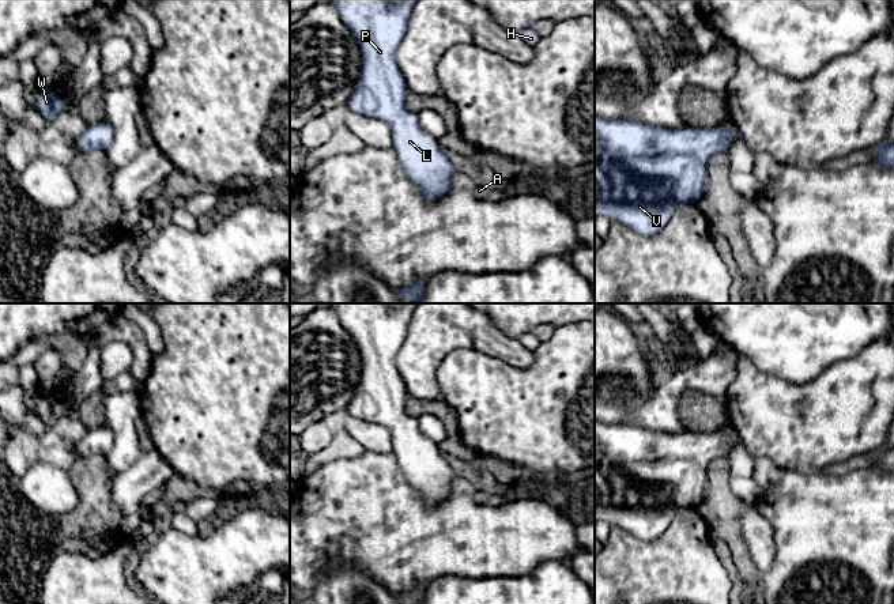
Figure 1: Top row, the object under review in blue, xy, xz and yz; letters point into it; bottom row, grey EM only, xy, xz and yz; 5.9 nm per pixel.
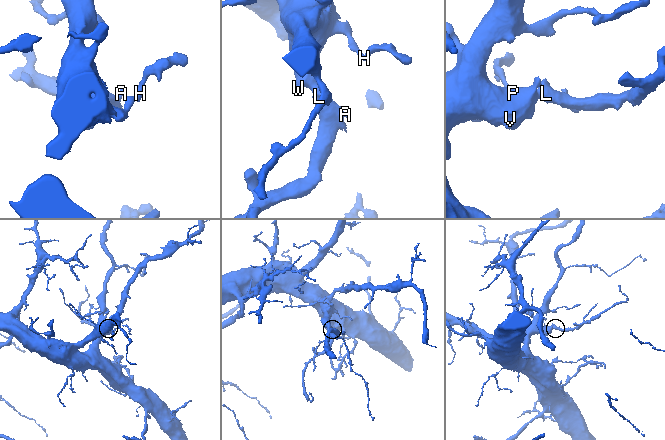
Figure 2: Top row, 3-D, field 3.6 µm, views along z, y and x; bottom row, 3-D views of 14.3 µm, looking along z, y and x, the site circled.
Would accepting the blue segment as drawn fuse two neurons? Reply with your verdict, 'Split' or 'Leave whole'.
Leave whole

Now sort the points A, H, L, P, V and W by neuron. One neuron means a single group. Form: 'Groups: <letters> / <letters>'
Groups: A H L P V W

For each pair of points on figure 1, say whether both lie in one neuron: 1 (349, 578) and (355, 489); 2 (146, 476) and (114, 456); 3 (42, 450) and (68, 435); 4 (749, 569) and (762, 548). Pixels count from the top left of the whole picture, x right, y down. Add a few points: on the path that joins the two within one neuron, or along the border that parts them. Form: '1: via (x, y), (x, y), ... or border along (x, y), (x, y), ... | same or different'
1: border along (319, 573), (334, 559), (340, 558), (377, 584) | different
2: border along (143, 452), (129, 467), (114, 475) | different
3: via (49, 448), (53, 448), (61, 440) | same
4: border along (740, 533), (753, 563), (762, 573) | different

